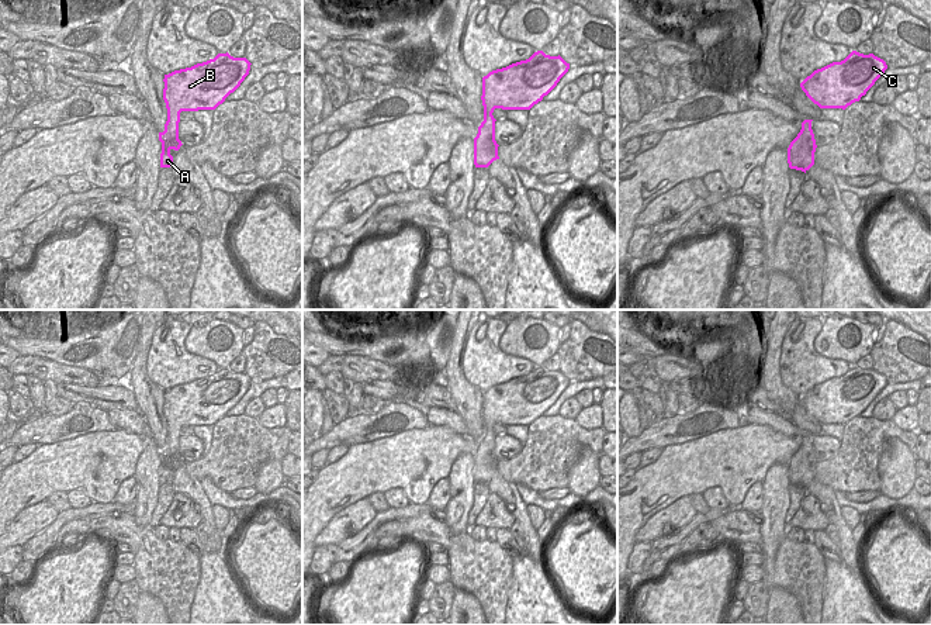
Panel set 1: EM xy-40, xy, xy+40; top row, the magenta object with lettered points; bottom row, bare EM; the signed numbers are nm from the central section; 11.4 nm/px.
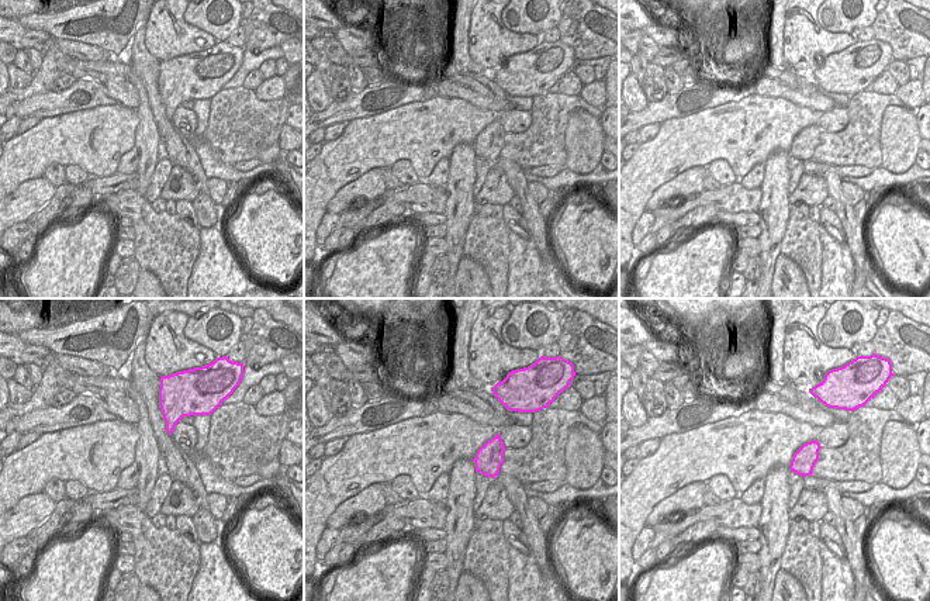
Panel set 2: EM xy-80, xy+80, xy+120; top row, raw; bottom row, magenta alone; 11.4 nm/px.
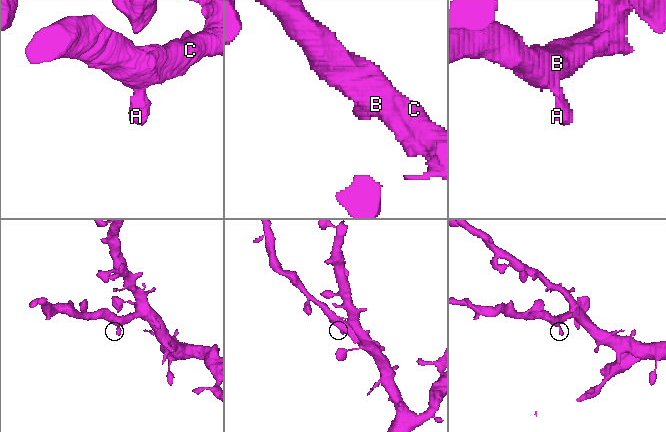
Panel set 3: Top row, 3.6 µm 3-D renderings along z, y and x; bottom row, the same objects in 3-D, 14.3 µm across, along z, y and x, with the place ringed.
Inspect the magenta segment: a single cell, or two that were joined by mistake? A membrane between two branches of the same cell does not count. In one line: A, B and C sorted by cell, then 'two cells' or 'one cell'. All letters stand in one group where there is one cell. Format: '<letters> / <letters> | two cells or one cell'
A B C | one cell

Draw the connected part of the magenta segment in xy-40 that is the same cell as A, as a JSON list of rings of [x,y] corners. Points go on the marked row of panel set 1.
[[[228,52],[191,68],[165,75],[163,100],[167,108],[165,131],[159,132],[162,142],[160,168],[170,168],[170,151],[183,145],[179,139],[181,111],[215,110],[233,93],[249,75],[250,62],[233,58]]]

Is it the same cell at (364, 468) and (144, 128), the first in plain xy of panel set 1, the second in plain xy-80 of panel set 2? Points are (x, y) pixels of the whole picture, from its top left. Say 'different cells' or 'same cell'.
different cells

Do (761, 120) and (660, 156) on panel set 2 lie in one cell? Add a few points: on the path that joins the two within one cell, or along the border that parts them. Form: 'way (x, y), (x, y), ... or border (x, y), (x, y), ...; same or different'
way (736, 131), (715, 133), (685, 142); same

